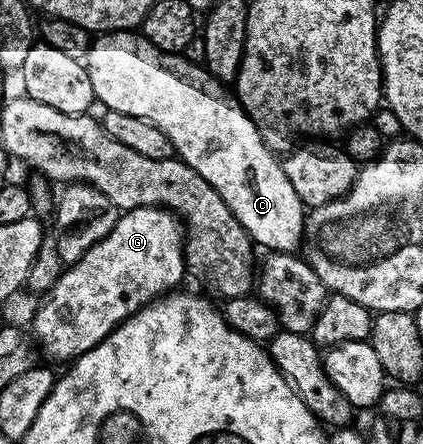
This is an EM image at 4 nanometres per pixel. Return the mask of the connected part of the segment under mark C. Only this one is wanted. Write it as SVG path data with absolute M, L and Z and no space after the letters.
M119 30L96 36L87 50L85 64L96 100L101 105L103 103L106 110L136 115L164 131L174 154L221 195L256 246L261 245L265 247L264 250L278 253L300 250L306 232L307 208L303 200L285 174L282 160L263 140L238 98L212 76L206 66L189 60L185 55L161 51L134 30Z

